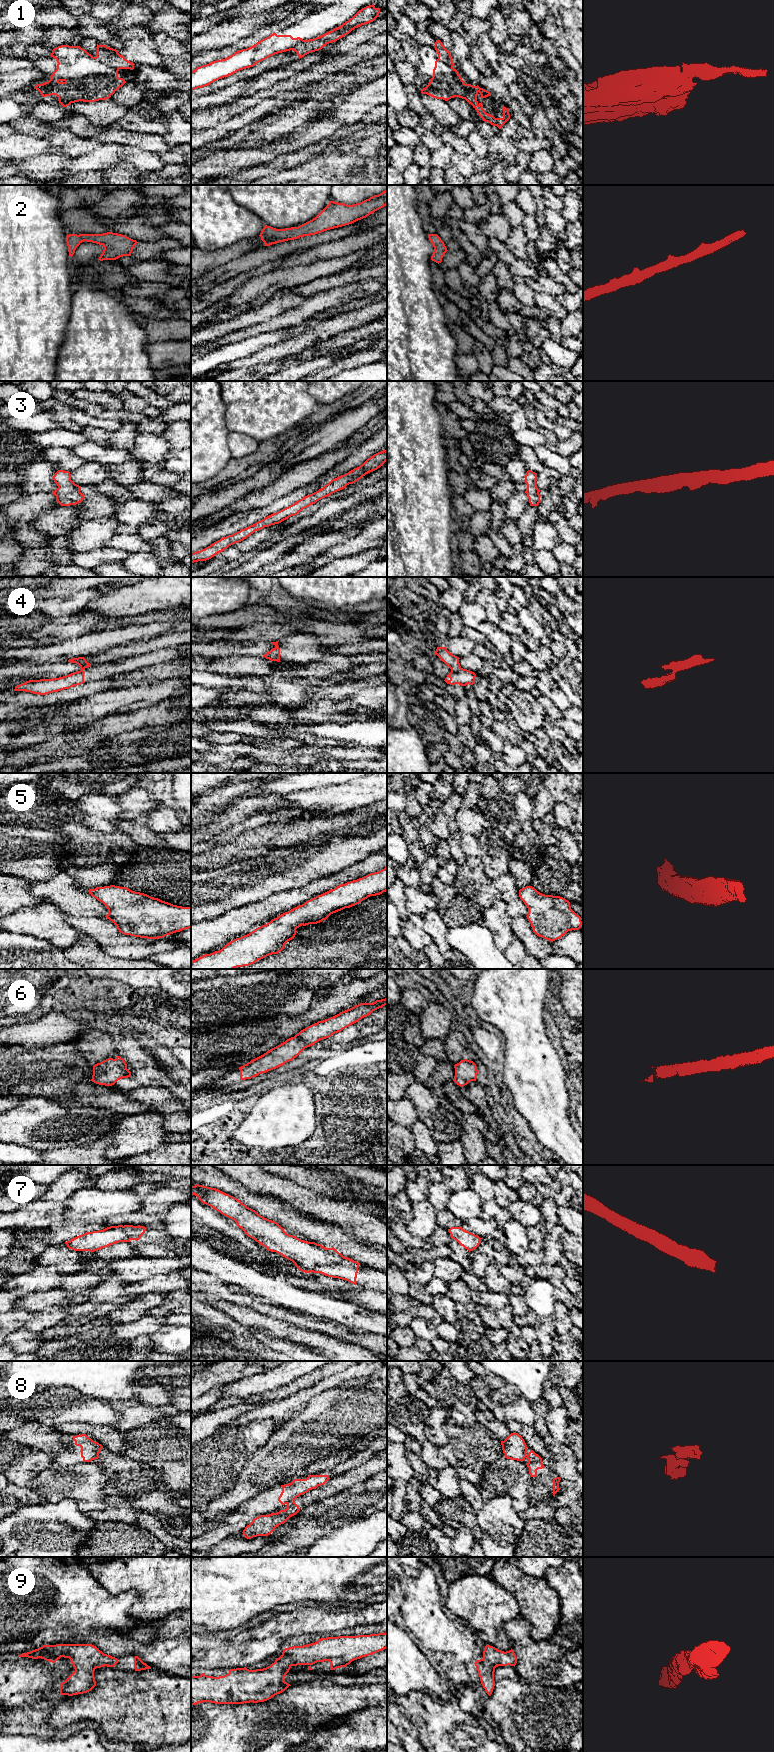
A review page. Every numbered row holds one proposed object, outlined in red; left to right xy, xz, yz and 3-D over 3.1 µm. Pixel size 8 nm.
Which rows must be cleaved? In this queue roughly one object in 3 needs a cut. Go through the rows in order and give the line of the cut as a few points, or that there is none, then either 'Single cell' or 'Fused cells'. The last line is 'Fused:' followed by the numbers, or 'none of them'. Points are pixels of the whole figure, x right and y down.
1: Split along xy (95, 57), (118, 69). Fused cells
2: No split. Single cell
3: No split. Single cell
4: Split along yz (460, 667), (455, 671), (451, 671). Fused cells
5: No split. Single cell
6: No split. Single cell
7: No split. Single cell
8: Split along xz (294, 1499), (286, 1503). Fused cells
9: No split. Single cell
Fused: 1, 4, 8

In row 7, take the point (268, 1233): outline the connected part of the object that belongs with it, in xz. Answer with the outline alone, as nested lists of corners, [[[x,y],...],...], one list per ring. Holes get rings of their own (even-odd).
[[[196,1184],[191,1194],[222,1215],[234,1220],[244,1233],[266,1247],[292,1261],[305,1273],[321,1273],[325,1276],[346,1280],[356,1285],[360,1263],[344,1257],[334,1247],[326,1248],[289,1235],[277,1222],[264,1218],[237,1198],[216,1188]]]

